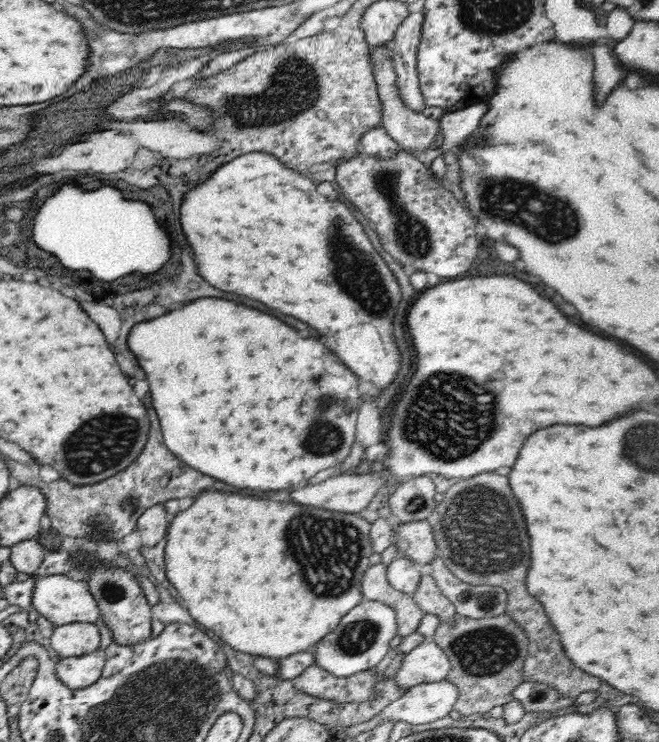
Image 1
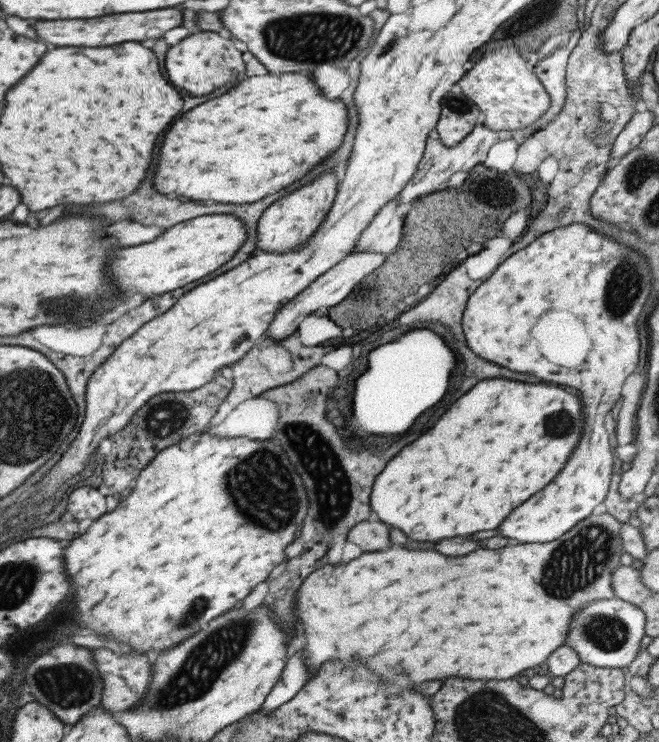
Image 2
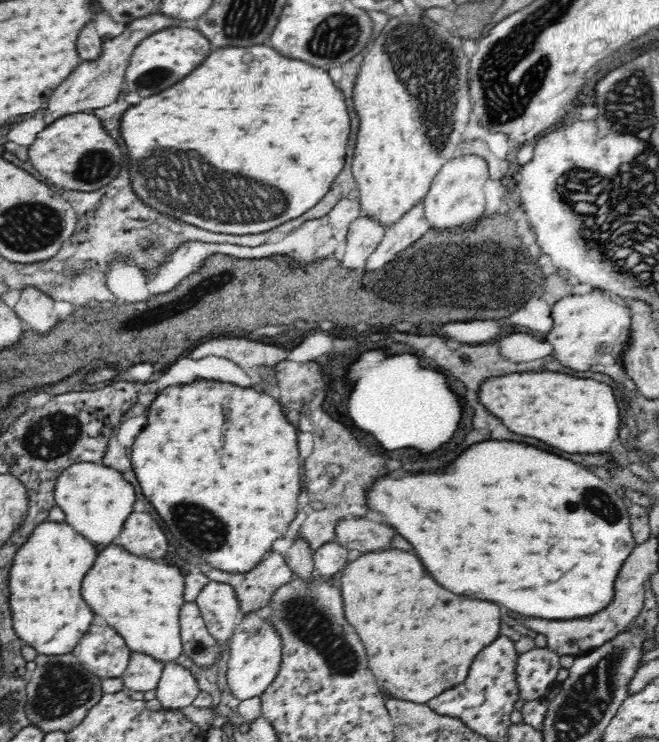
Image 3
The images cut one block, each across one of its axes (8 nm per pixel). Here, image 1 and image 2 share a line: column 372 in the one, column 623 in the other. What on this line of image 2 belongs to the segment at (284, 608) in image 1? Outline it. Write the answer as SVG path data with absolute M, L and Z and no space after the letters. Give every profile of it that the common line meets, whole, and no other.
M606 512L593 513L551 542L475 550L469 556L459 558L405 548L365 552L349 560L349 564L339 562L339 566L333 566L331 592L329 565L320 566L303 580L299 586L299 600L295 598L295 630L301 628L305 636L303 664L309 670L317 670L329 660L349 662L357 658L381 680L389 680L395 670L395 674L405 672L411 682L451 676L501 680L531 673L533 666L551 656L555 648L565 646L563 636L571 612L579 610L585 603L614 597L611 572L620 565L619 556L624 553L620 544L620 524Z

